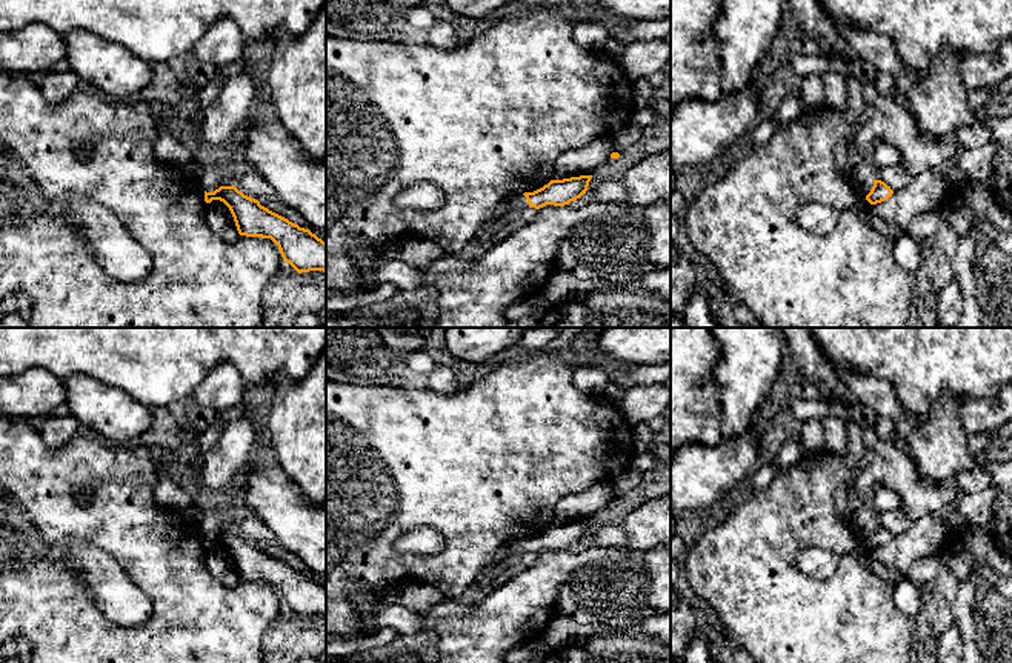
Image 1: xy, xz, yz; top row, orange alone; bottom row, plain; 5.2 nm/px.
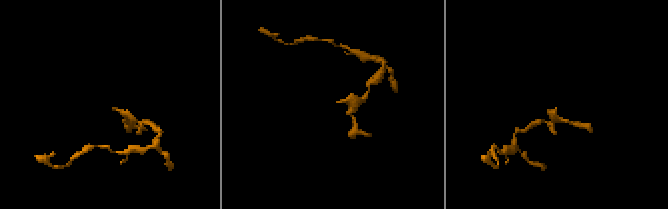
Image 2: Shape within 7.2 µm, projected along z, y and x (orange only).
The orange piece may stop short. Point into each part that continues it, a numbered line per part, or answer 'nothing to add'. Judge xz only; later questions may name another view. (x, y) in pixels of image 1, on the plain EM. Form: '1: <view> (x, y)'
1: xz (512, 551)

